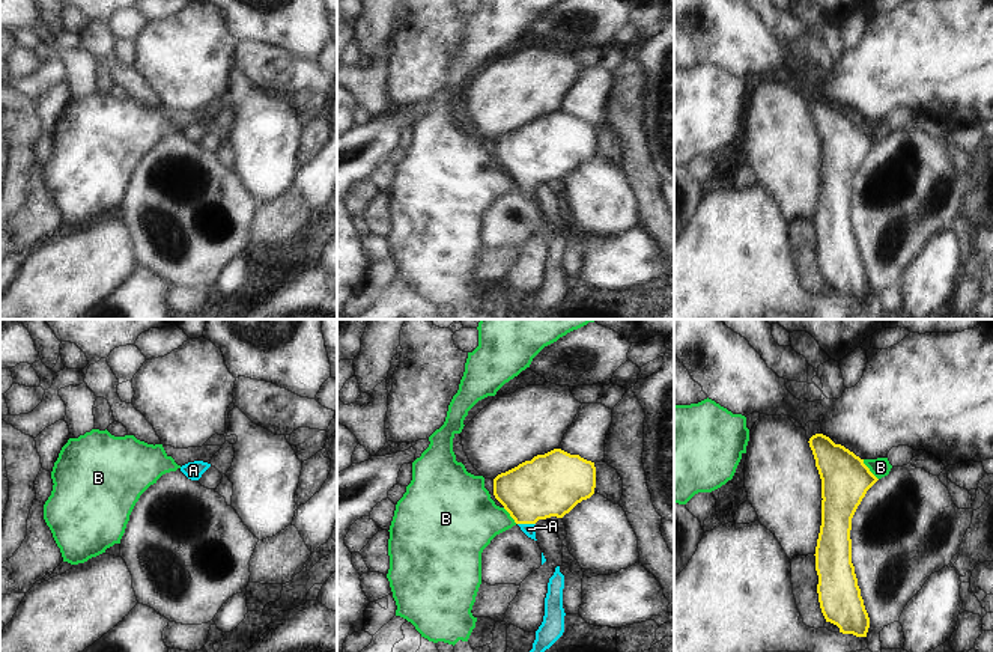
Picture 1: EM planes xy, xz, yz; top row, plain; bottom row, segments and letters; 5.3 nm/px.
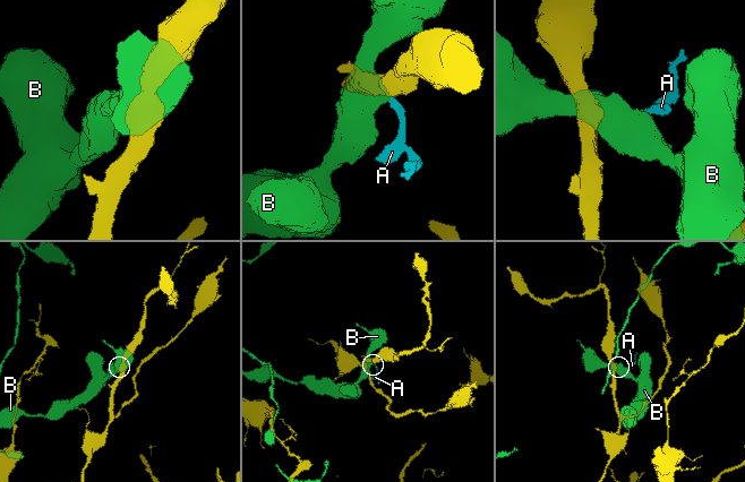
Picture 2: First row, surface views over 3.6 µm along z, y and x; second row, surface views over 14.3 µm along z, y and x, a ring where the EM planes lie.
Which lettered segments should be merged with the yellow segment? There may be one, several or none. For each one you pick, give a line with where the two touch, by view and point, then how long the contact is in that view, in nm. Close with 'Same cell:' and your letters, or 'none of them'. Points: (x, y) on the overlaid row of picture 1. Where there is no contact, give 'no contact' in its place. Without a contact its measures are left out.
A: contact xz (527, 523); length 100 nm
Same cell: A

